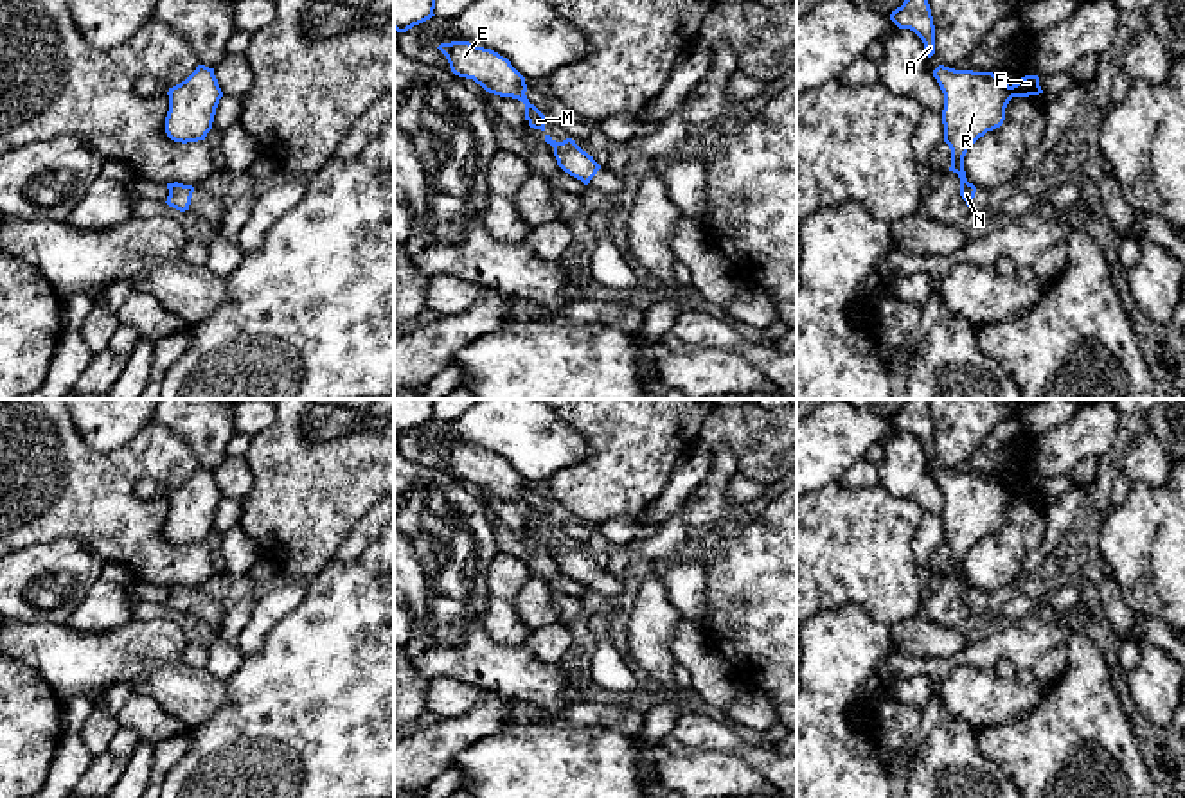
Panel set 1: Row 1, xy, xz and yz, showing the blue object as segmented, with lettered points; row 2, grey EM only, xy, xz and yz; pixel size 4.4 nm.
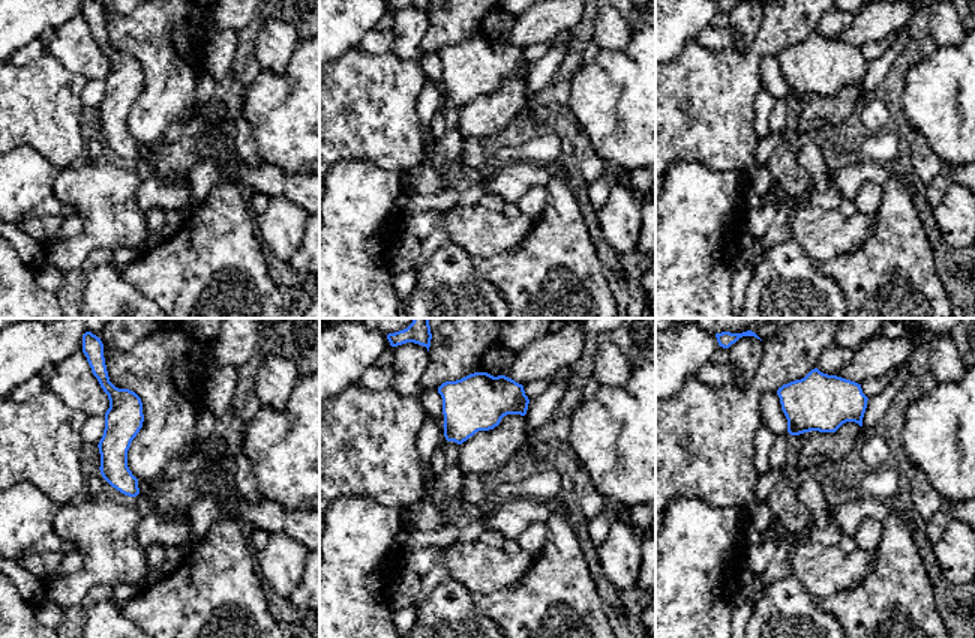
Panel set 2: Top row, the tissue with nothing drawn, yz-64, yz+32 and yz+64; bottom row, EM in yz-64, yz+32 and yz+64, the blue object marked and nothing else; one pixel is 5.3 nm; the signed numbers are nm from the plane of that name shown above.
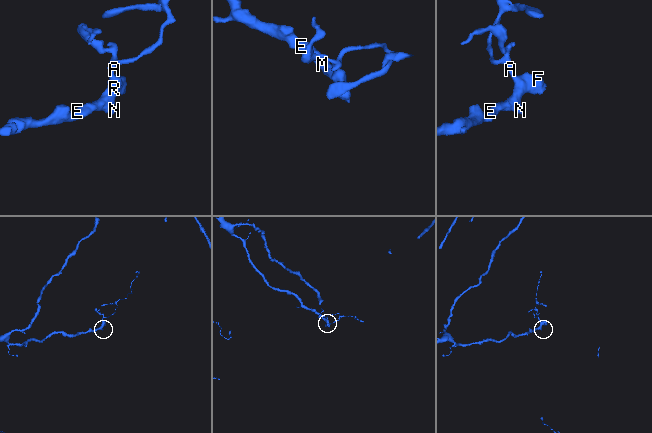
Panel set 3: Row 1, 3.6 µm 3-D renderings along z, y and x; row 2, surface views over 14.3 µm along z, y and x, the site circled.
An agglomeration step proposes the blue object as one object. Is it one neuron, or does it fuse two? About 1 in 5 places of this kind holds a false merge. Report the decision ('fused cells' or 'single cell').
single cell

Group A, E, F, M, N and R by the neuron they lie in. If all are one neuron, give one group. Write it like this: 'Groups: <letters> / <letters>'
Groups: A E F M N R

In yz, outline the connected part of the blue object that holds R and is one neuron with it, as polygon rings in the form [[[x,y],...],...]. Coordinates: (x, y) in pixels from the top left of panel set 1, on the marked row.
[[[939,65],[933,70],[944,93],[944,142],[951,149],[951,167],[960,178],[960,196],[969,207],[976,187],[967,182],[964,156],[967,149],[987,131],[1000,128],[1005,108],[1012,97],[1043,93],[1038,75],[1025,75],[1009,86],[993,72],[955,70]]]

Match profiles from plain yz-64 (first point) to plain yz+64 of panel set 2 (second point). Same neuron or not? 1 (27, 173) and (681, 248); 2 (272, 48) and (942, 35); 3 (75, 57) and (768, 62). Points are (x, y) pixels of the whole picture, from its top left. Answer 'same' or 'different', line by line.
1: same
2: same
3: same

